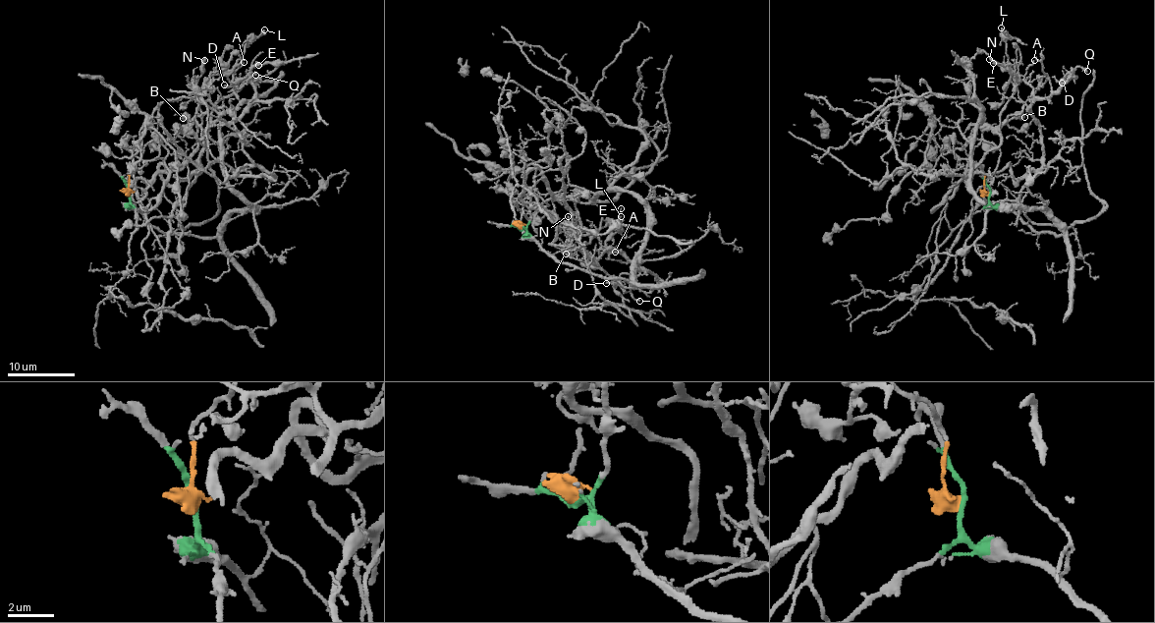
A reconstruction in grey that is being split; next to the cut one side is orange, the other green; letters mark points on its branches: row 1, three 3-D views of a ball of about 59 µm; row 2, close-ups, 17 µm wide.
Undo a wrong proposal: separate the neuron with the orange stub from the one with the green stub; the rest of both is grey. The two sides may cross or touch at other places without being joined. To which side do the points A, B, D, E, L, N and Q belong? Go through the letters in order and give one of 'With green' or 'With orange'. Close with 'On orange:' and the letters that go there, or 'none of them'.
A: With orange
B: With orange
D: With orange
E: With orange
L: With orange
N: With orange
Q: With orange
On orange: A, B, D, E, L, N, Q

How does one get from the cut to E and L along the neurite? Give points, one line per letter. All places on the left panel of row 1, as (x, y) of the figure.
E: (128, 192), (149, 142), (169, 168), (180, 168), (197, 143), (201, 85), (224, 74), (238, 82), (259, 65)
L: (128, 192), (149, 142), (158, 144), (155, 158), (180, 168), (197, 143), (201, 85), (226, 74), (264, 29)

